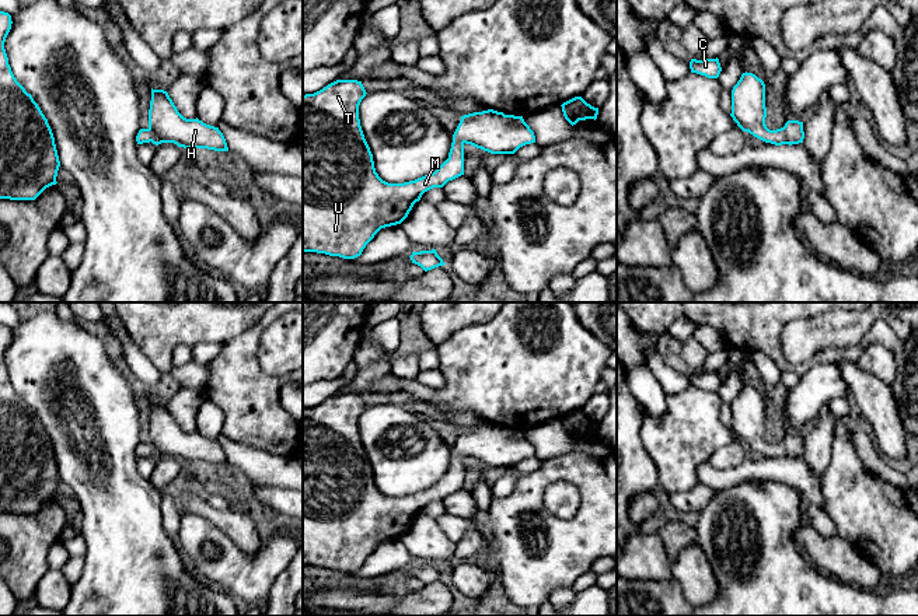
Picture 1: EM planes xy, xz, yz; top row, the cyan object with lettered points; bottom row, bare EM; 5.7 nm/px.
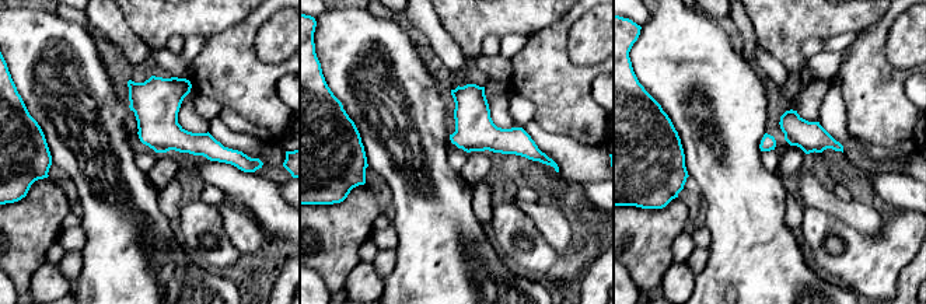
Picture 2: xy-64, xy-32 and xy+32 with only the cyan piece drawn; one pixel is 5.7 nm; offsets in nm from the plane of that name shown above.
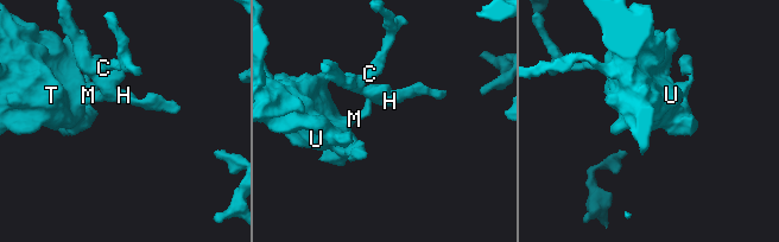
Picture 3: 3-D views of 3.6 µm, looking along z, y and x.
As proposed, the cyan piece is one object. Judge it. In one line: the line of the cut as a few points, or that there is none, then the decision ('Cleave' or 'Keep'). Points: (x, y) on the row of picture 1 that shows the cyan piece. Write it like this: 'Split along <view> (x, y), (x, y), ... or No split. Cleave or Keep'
No split. Keep

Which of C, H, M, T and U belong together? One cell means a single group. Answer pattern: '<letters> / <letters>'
C H M T U

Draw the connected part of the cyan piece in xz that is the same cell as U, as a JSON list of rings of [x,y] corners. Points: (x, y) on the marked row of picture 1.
[[[336,80],[303,95],[303,252],[343,259],[360,256],[381,228],[401,224],[425,192],[464,175],[465,144],[491,154],[514,154],[520,147],[535,143],[534,132],[523,116],[493,109],[468,113],[461,116],[453,134],[448,158],[434,172],[404,183],[388,183],[376,172],[360,126],[359,105],[366,94],[362,81]]]

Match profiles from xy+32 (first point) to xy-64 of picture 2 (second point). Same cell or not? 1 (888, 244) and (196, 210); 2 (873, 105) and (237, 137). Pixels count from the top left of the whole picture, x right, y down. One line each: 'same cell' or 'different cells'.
1: same cell
2: different cells

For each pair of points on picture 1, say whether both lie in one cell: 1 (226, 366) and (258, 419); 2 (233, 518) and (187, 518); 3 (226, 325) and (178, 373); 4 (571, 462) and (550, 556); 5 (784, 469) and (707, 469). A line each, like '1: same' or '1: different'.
1: same
2: different
3: different
4: same
5: same

